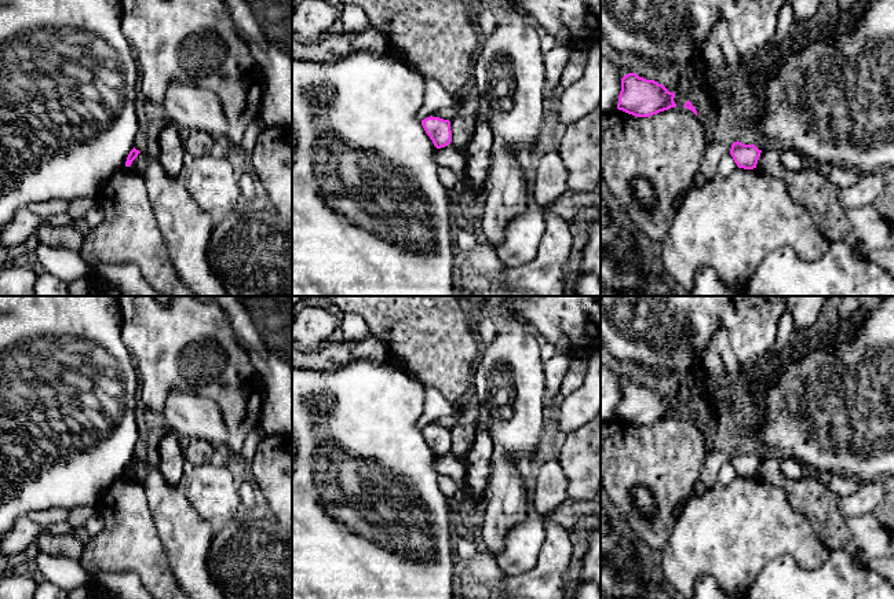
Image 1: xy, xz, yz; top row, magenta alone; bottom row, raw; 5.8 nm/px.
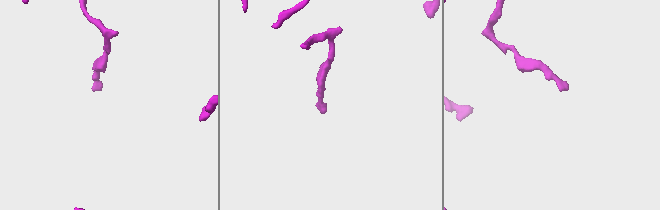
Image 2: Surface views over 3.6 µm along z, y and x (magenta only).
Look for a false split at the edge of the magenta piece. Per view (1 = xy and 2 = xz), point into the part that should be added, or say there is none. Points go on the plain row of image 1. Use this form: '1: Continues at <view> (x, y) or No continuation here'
1: No continuation here
2: No continuation here

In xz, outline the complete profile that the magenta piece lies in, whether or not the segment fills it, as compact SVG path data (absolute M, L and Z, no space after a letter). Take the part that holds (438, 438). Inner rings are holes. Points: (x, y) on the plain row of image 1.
M430 424L422 428L422 434L437 457L450 453L452 439L449 428Z

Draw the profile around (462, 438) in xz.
M456 425L450 430L452 450L456 457L463 457L468 453L474 442L472 428Z

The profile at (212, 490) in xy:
M187 465L179 487L193 508L207 521L218 526L236 518L240 507L240 474L234 465Z

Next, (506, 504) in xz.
M495 456L484 501L484 521L479 527L484 543L493 556L503 548L506 533L528 518L529 483L515 460Z

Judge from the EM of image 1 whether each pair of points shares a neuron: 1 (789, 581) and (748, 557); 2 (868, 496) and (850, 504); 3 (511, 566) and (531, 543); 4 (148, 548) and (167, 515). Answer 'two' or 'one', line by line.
1: two
2: one
3: one
4: two

